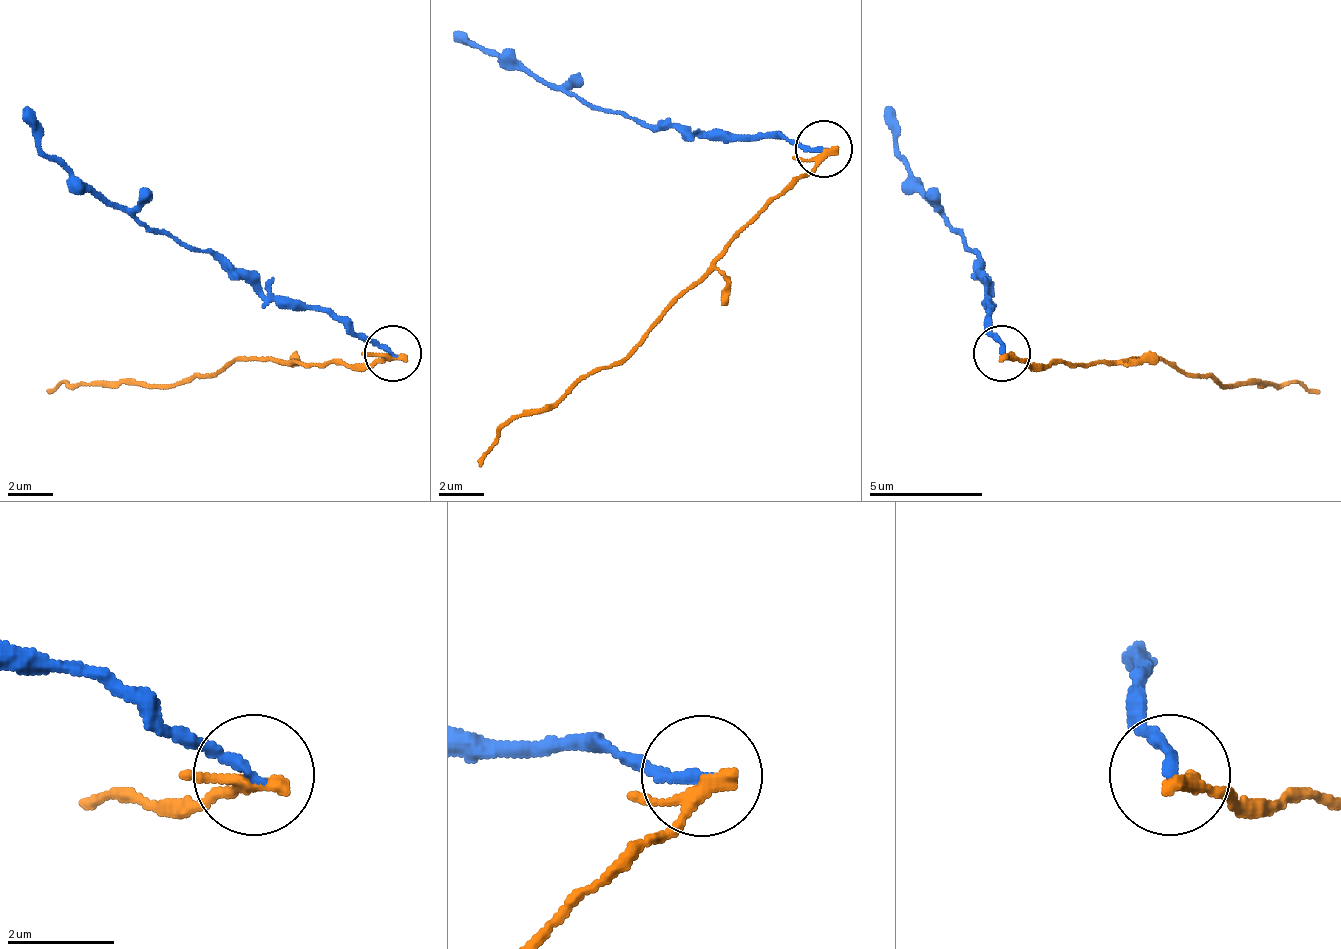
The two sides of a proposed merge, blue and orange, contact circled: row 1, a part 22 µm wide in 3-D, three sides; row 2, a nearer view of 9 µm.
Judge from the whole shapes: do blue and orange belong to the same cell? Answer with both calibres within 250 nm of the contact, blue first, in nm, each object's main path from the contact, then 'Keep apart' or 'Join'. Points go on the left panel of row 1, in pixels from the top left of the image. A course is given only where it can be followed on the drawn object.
Thickness 200 nm (blue) against 240 nm. Course of blue: (394, 352), (326, 312), (258, 295), (206, 250), (150, 232), (65, 170), (25, 108). Course of orange: (394, 357), (241, 357), (178, 386), (82, 386), (65, 380), (48, 391). Keep apart

